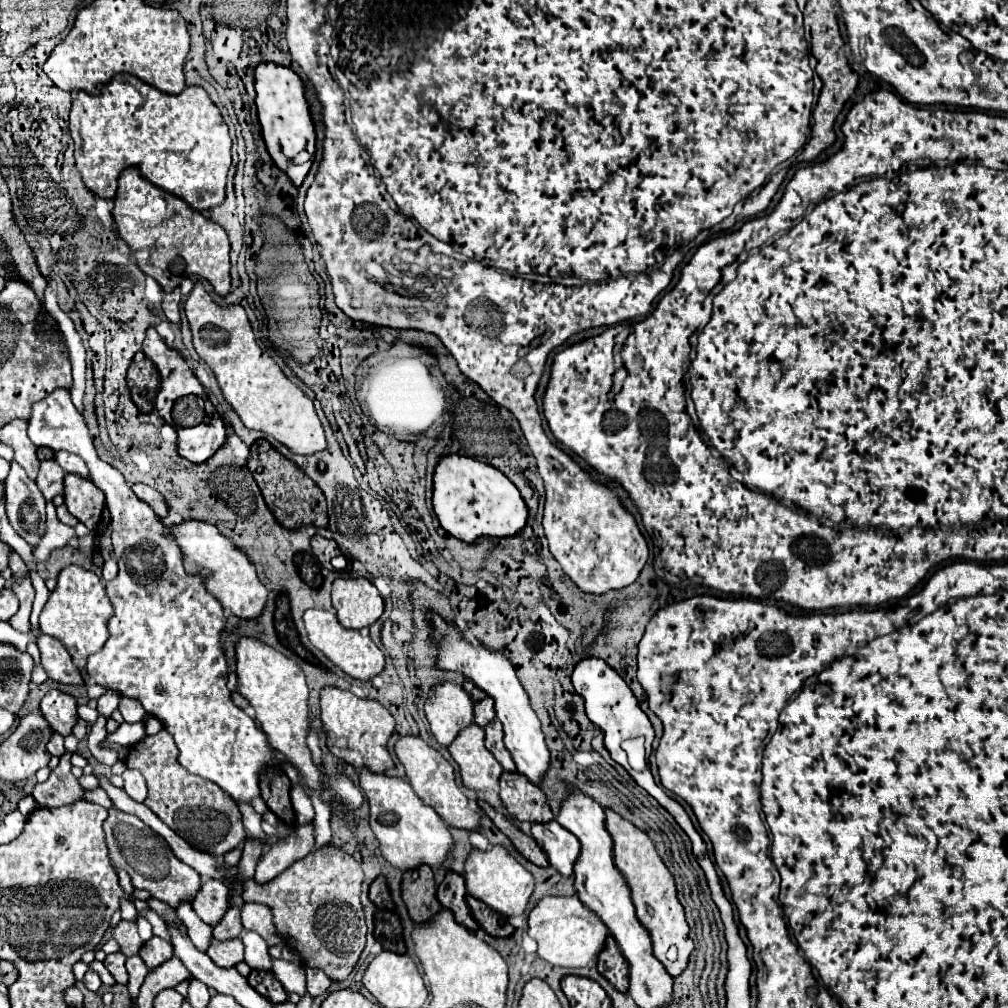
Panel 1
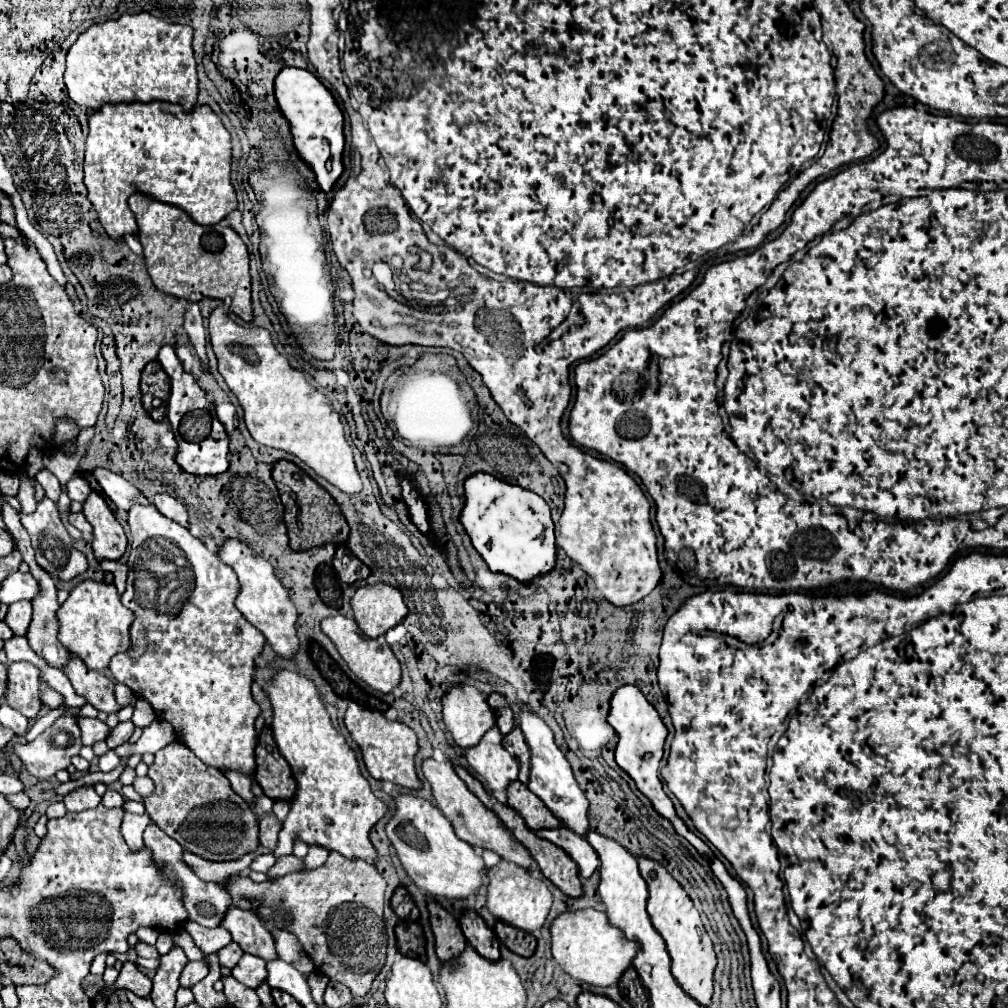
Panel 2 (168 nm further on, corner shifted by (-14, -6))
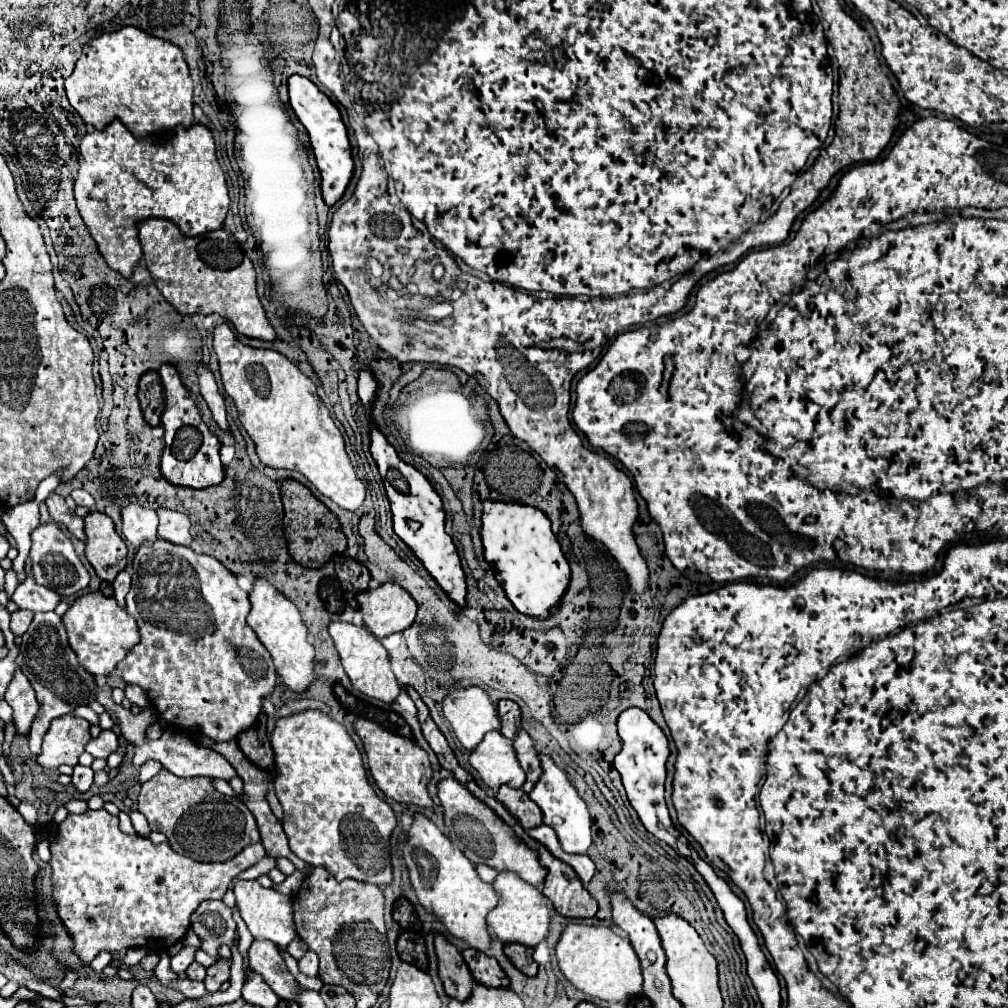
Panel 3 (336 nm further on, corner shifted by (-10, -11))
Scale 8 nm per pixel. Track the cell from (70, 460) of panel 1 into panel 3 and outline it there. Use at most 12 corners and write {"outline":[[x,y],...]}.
{"outline":[[134,503],[120,511],[122,533],[134,547],[156,539],[154,509]]}

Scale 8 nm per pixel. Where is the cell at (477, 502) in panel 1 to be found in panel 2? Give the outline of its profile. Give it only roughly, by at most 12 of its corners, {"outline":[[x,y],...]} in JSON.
{"outline":[[482,472],[460,522],[492,572],[556,564],[550,506]]}

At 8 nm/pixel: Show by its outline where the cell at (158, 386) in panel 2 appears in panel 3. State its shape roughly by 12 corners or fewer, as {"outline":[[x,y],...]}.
{"outline":[[156,371],[142,375],[138,399],[148,425],[160,425],[166,401]]}

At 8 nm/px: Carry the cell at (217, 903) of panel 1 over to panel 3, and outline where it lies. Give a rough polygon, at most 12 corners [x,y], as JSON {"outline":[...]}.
{"outline":[[254,939],[248,965],[280,999],[292,999],[296,979],[272,941]]}

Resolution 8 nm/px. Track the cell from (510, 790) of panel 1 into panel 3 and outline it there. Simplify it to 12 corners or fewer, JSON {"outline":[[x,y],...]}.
{"outline":[[502,785],[496,799],[524,829],[542,823],[542,813],[522,791]]}

